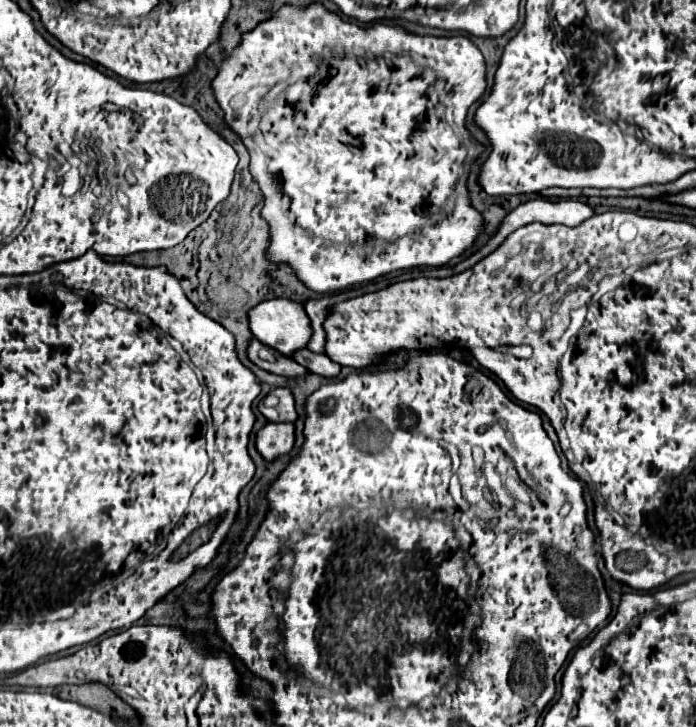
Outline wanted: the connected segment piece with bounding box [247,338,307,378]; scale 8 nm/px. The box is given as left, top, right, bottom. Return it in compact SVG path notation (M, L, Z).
M255 338L249 340L247 358L249 358L255 366L259 366L259 368L263 368L263 370L267 370L267 372L271 372L271 374L279 374L279 376L287 376L287 378L295 378L295 376L307 374L307 370L305 370L303 366L299 366L293 358L283 356L283 354L279 354L279 352L273 350L273 348L267 348L265 344L261 344L261 342L255 340Z

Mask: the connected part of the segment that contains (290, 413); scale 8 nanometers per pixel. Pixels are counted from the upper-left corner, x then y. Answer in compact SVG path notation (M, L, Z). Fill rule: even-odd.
M273 388L260 402L259 412L269 422L295 422L297 420L295 400L289 388Z

